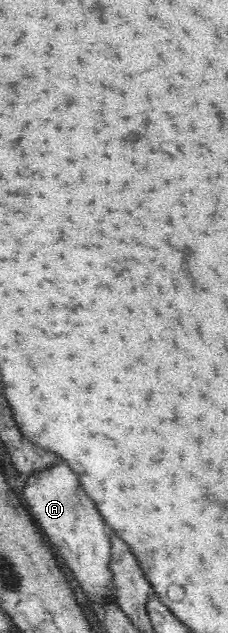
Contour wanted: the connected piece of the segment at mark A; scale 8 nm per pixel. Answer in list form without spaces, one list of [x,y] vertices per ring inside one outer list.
[[[58,458],[59,462],[55,462],[43,470],[33,470],[29,476],[26,476],[23,489],[23,498],[27,500],[27,507],[32,512],[34,522],[41,526],[41,530],[45,532],[45,536],[49,538],[49,542],[54,550],[58,550],[61,556],[65,558],[69,568],[73,571],[75,579],[79,581],[84,592],[91,594],[99,594],[101,601],[105,601],[105,597],[113,596],[113,573],[109,570],[111,543],[106,527],[103,526],[101,514],[95,508],[95,502],[87,496],[87,492],[81,486],[81,480],[77,478],[77,474],[71,470],[71,466],[65,460]]]

